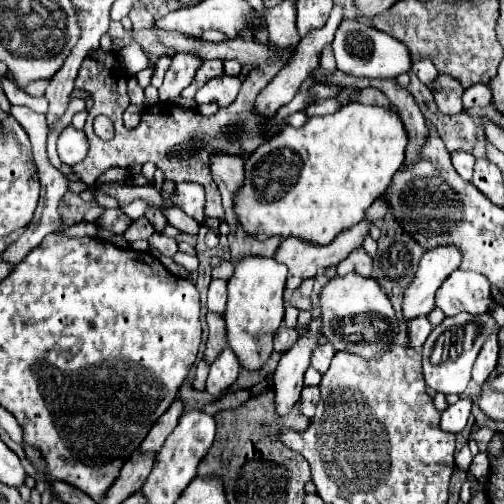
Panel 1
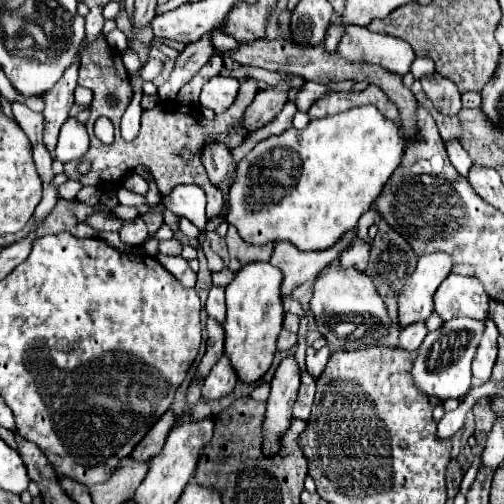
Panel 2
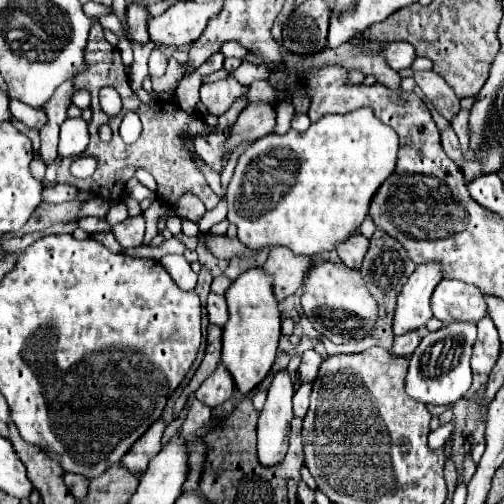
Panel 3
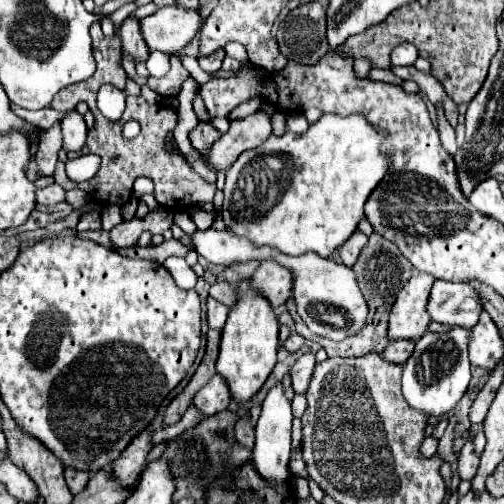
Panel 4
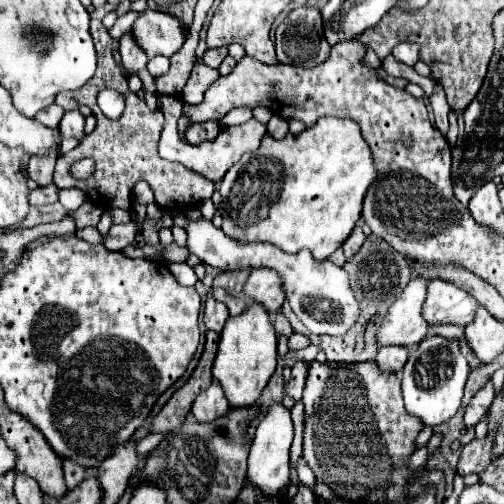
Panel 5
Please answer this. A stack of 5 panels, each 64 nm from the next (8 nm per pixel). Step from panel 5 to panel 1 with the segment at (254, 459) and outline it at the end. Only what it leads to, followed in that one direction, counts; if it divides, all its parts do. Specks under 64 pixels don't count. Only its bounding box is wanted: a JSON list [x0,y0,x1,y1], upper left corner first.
[274,330,320,416]

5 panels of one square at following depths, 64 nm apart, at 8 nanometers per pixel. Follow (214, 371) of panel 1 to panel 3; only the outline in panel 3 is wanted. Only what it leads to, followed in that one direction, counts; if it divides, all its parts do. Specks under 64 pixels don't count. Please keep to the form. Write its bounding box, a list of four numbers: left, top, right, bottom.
[196,364,234,408]

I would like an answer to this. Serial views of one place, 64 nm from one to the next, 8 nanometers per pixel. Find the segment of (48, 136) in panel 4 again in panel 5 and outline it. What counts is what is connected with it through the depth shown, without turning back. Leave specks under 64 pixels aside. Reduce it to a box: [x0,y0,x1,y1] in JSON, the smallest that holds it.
[28,148,58,188]

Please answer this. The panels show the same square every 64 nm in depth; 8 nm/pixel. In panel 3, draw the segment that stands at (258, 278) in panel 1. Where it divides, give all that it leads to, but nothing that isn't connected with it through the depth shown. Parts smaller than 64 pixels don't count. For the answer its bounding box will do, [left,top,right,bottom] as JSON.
[220,268,280,394]

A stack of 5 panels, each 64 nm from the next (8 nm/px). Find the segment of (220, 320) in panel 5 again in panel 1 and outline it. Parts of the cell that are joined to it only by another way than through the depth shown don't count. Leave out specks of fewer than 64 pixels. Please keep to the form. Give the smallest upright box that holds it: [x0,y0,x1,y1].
[206,280,226,314]

